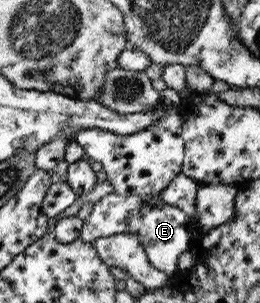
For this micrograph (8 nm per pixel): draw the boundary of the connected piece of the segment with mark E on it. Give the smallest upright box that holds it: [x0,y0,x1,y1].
[78,192,194,277]

